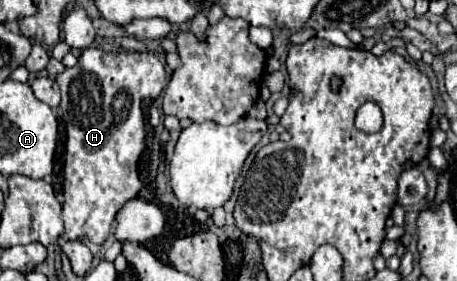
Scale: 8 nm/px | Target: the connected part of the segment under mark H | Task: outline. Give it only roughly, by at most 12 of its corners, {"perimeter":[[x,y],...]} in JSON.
{"perimeter":[[82,51],[56,83],[66,241],[102,245],[142,183],[152,53]]}

